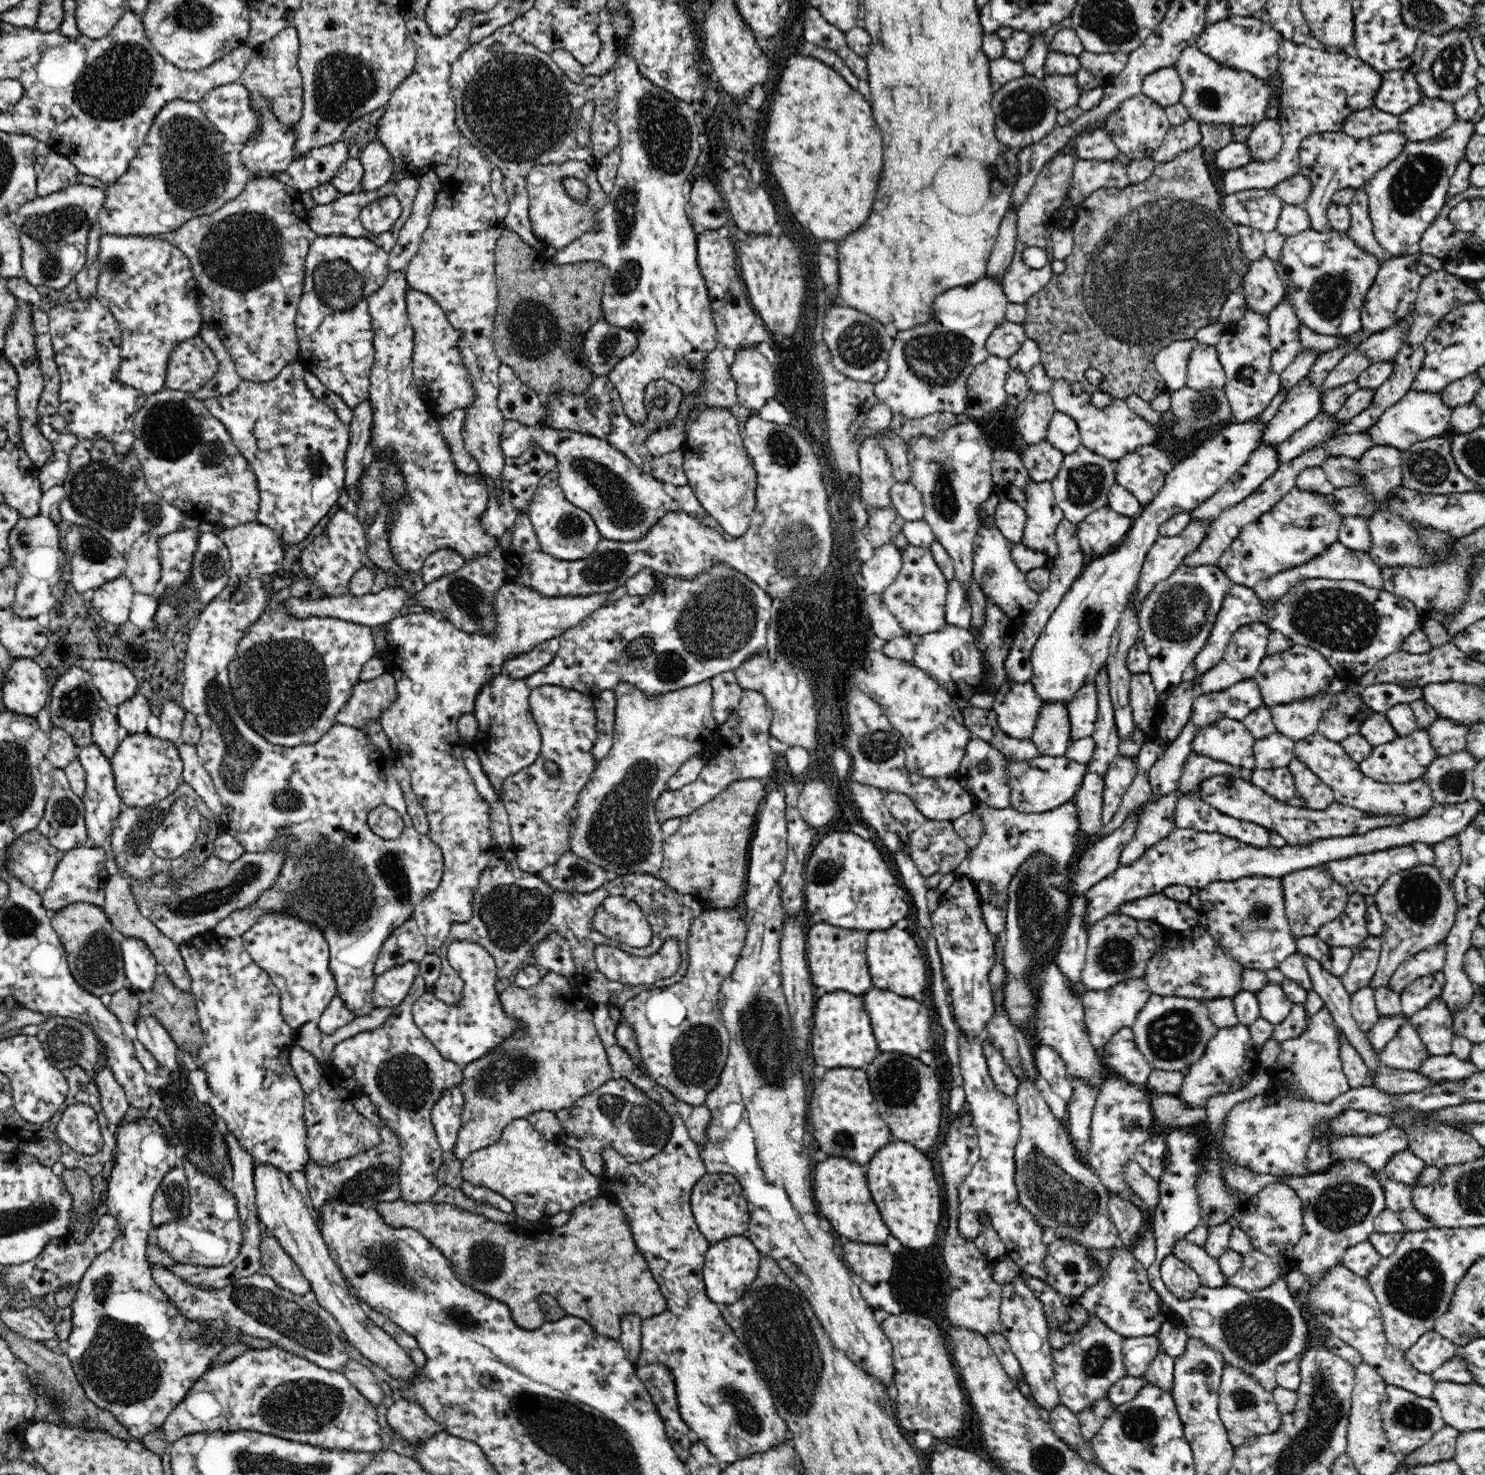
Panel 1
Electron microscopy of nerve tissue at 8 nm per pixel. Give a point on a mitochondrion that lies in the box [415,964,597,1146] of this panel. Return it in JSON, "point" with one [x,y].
{"point":[506,1072]}

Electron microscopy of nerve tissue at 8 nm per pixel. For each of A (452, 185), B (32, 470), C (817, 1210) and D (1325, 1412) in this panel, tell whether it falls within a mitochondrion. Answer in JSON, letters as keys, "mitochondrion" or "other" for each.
{"A":"other","B":"other","C":"other","D":"mitochondrion"}

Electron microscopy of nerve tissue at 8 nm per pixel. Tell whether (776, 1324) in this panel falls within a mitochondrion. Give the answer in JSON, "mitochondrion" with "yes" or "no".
{"mitochondrion":"yes"}

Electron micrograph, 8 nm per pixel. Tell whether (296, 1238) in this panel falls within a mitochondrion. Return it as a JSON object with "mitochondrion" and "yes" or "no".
{"mitochondrion":"no"}

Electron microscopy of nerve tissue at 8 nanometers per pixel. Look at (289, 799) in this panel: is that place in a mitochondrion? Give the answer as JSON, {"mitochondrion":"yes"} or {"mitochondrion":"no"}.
{"mitochondrion":"yes"}

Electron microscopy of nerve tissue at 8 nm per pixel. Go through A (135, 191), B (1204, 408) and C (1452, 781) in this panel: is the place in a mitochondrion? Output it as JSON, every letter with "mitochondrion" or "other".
{"A":"other","B":"mitochondrion","C":"mitochondrion"}

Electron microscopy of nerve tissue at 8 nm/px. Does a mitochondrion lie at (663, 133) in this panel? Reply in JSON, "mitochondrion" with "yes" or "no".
{"mitochondrion":"yes"}

